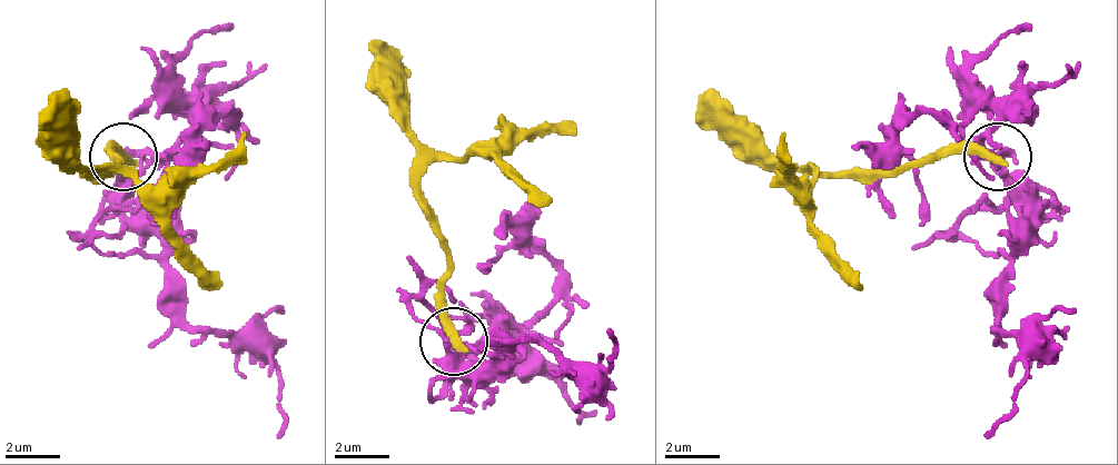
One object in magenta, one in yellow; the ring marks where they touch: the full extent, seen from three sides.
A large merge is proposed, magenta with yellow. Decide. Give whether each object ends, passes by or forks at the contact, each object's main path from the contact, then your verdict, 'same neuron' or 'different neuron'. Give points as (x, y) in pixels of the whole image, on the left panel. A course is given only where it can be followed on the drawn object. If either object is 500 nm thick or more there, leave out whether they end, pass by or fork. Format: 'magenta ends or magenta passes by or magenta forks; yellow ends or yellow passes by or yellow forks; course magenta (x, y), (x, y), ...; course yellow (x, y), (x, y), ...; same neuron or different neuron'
magenta forks; yellow ends; course magenta (118, 158), (132, 199), (159, 233), (179, 314), (193, 327), (227, 327), (282, 375), (282, 436); course yellow (125, 158), (111, 151), (105, 171), (98, 171), (125, 178), (166, 233), (220, 287); different neuron

